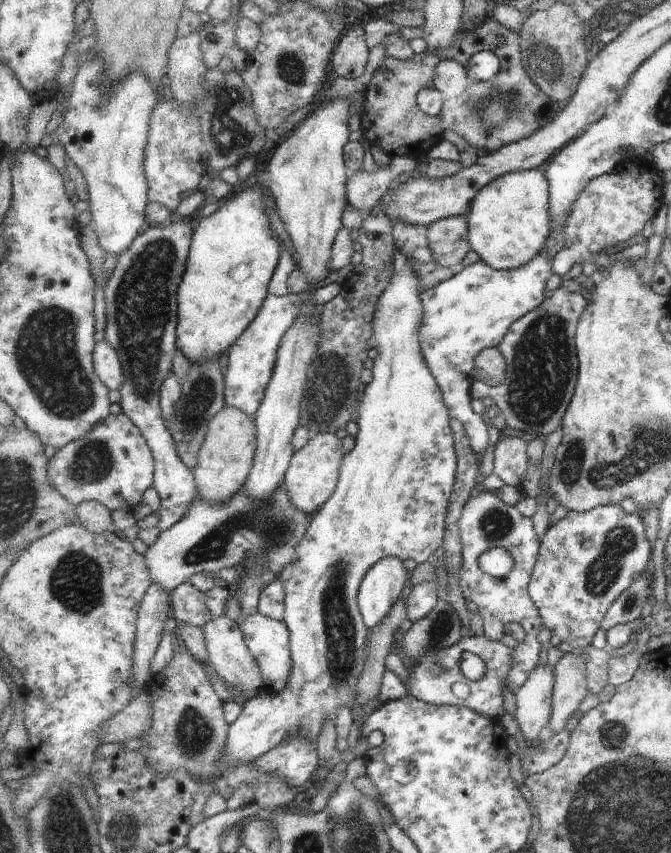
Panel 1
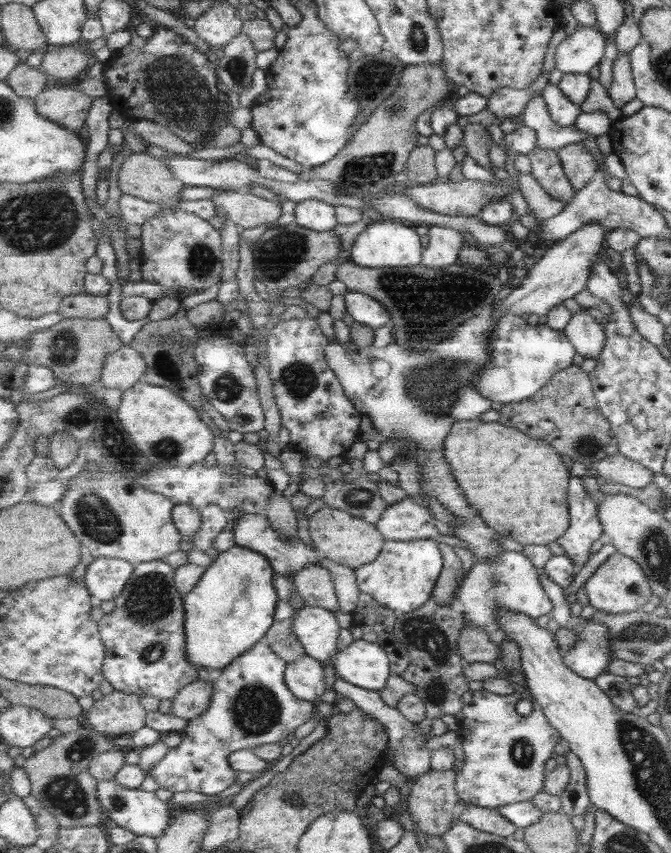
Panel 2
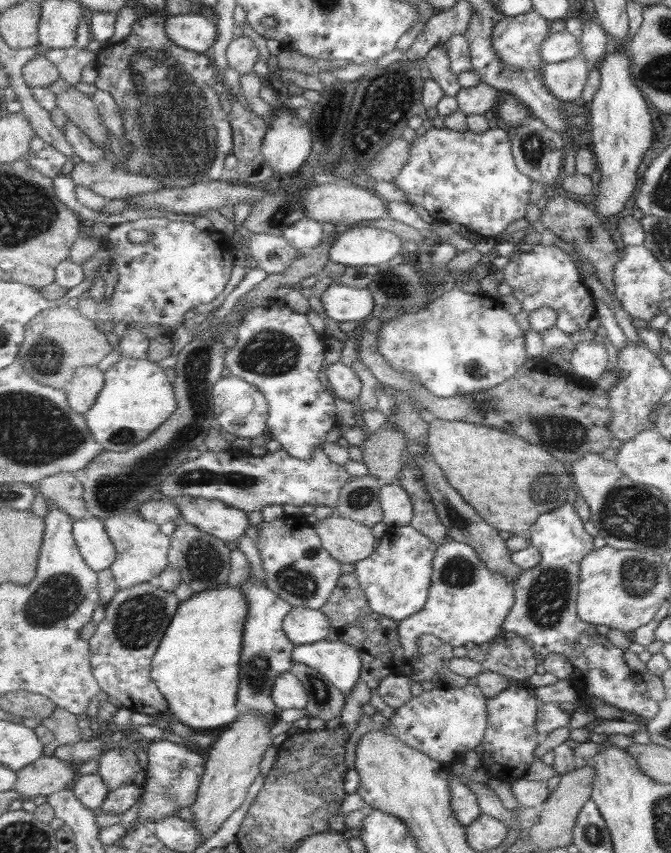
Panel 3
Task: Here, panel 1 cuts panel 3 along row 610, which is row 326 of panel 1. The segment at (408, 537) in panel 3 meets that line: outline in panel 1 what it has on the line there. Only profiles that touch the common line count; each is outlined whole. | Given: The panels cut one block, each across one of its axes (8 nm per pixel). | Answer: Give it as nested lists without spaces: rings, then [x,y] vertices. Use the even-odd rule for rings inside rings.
[[[397,249],[397,255],[395,258],[393,258],[393,264],[394,264],[394,275],[392,276],[391,284],[387,287],[387,290],[384,290],[384,293],[382,294],[382,298],[378,302],[378,312],[376,313],[376,321],[374,322],[374,339],[376,340],[375,347],[377,351],[379,352],[379,356],[374,361],[374,365],[372,368],[372,371],[374,372],[373,380],[367,385],[367,390],[364,390],[364,397],[361,399],[359,410],[358,410],[358,418],[355,420],[356,424],[358,425],[358,433],[356,434],[356,445],[355,448],[349,452],[349,454],[345,455],[345,458],[342,462],[342,468],[341,468],[341,474],[338,480],[338,485],[336,486],[336,491],[333,493],[333,496],[330,498],[329,501],[326,502],[325,505],[322,506],[321,509],[318,510],[317,514],[311,517],[311,524],[310,528],[308,530],[308,533],[306,534],[306,538],[301,541],[301,544],[297,547],[298,550],[298,560],[294,562],[293,565],[288,567],[282,574],[281,578],[279,578],[280,583],[284,586],[286,597],[284,600],[286,609],[285,614],[283,617],[283,621],[286,622],[287,628],[290,630],[290,637],[291,637],[291,652],[292,652],[292,671],[290,674],[290,677],[288,678],[286,687],[279,692],[274,693],[273,691],[269,692],[263,692],[259,696],[256,696],[255,698],[252,698],[251,700],[245,702],[243,706],[241,706],[241,713],[239,717],[230,725],[230,732],[229,732],[229,740],[226,744],[226,756],[224,757],[224,760],[222,761],[222,764],[220,765],[220,771],[226,771],[227,769],[234,769],[234,766],[242,765],[243,763],[248,763],[251,761],[257,761],[260,759],[263,755],[266,755],[268,752],[271,752],[273,749],[275,749],[278,746],[281,746],[283,743],[288,743],[293,741],[296,738],[304,738],[309,741],[311,740],[315,745],[318,744],[319,737],[321,736],[321,733],[324,731],[324,726],[326,721],[334,721],[335,718],[337,718],[337,714],[339,714],[339,710],[345,706],[349,713],[354,715],[359,708],[356,706],[356,703],[358,702],[358,682],[359,679],[362,677],[363,669],[366,668],[366,658],[368,657],[368,640],[370,636],[370,628],[367,626],[367,623],[365,622],[364,618],[362,617],[362,612],[360,610],[359,601],[358,601],[358,594],[362,586],[362,580],[366,577],[366,574],[373,568],[374,564],[377,564],[380,560],[383,560],[387,557],[397,557],[401,560],[414,560],[416,563],[421,564],[421,562],[429,562],[431,560],[431,556],[439,550],[439,548],[443,548],[444,542],[446,540],[446,520],[448,515],[448,510],[450,508],[450,504],[452,502],[452,497],[454,496],[454,484],[458,480],[458,453],[457,453],[457,446],[455,444],[455,437],[454,437],[454,430],[452,429],[450,420],[451,420],[451,413],[448,409],[448,406],[446,405],[446,402],[444,401],[444,396],[442,393],[442,390],[440,389],[440,386],[438,385],[438,382],[435,380],[434,374],[431,372],[431,369],[429,368],[429,365],[425,362],[425,357],[422,353],[422,348],[420,345],[420,328],[421,328],[421,321],[424,315],[424,306],[422,303],[422,290],[420,289],[420,282],[418,279],[418,276],[416,275],[416,272],[412,268],[412,265],[410,264],[410,261],[407,261],[405,258],[401,258],[398,253],[400,252],[400,249]]]

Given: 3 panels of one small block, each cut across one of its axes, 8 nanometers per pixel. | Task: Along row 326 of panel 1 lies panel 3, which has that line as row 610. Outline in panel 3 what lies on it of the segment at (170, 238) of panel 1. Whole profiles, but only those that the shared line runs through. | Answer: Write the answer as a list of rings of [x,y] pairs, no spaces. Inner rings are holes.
[[[156,581],[120,590],[106,605],[105,617],[90,638],[91,664],[103,692],[134,712],[153,716],[169,710],[165,695],[152,678],[152,662],[180,600]]]

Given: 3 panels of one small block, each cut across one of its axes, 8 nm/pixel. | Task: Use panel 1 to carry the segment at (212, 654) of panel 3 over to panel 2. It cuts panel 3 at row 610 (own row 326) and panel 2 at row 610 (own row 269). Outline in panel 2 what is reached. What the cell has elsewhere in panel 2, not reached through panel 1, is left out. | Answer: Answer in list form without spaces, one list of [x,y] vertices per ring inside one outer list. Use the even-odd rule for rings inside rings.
[[[234,545],[230,550],[219,553],[205,569],[195,588],[184,595],[187,657],[191,663],[203,666],[216,675],[266,636],[275,623],[275,610],[279,604],[279,596],[273,584],[275,573],[269,559],[259,551]]]

